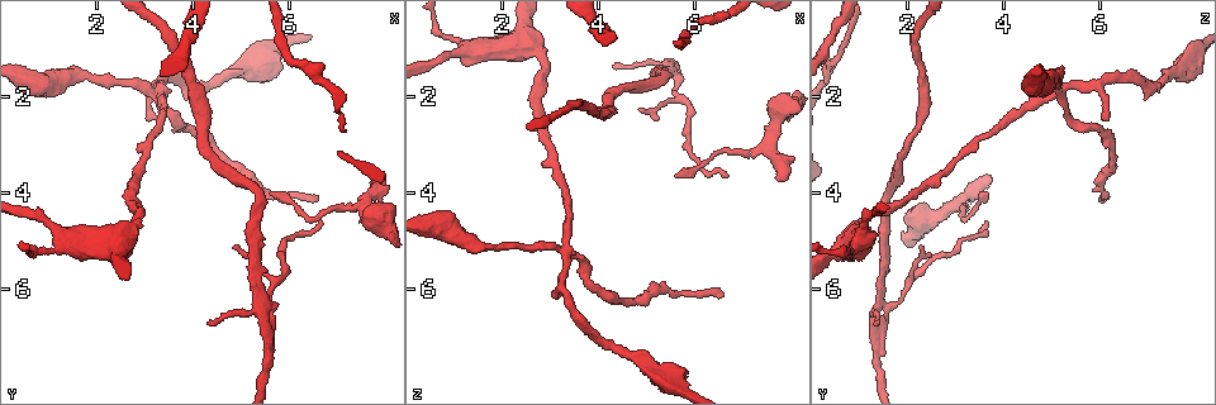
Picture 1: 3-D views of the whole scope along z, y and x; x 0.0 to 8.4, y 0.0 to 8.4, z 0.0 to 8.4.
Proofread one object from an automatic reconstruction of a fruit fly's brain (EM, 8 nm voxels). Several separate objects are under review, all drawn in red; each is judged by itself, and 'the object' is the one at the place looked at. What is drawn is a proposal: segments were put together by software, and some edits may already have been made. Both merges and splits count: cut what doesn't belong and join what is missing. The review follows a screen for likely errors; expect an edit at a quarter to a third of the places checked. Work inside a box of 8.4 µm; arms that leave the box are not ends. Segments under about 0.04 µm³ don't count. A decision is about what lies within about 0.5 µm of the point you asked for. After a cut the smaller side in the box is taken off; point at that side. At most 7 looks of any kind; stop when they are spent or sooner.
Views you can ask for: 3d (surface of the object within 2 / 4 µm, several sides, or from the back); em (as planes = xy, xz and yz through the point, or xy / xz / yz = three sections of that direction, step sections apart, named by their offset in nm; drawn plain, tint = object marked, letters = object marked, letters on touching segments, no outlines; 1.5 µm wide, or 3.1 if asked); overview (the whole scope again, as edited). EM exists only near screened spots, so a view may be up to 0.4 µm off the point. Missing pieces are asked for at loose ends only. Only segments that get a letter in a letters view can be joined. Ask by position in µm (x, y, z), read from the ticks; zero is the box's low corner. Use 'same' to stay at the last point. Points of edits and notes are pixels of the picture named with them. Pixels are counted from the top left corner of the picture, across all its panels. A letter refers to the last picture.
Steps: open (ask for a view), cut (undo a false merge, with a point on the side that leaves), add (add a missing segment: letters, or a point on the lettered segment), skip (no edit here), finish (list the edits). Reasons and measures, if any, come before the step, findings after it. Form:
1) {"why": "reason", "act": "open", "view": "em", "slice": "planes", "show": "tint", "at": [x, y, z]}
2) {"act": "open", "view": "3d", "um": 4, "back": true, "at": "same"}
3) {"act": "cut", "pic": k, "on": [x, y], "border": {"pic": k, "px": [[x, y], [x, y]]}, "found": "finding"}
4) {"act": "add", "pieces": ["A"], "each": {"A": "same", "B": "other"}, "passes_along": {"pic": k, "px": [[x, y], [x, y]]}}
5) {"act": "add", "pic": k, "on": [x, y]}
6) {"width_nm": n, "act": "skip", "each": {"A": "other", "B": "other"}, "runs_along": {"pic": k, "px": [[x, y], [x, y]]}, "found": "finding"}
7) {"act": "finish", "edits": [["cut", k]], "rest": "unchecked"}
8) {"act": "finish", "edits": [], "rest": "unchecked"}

{"why": "an open end", "act": "open", "view": "3d", "um": 2, "at": [6.60, 4.00, 6.15]}

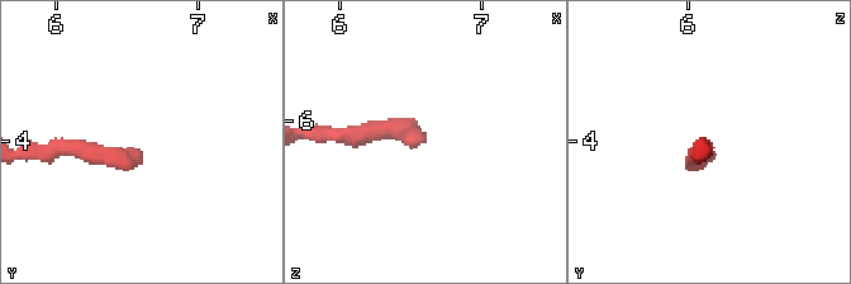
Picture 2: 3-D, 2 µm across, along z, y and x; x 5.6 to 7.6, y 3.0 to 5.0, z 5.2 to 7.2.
{"act": "open", "view": "em", "slice": "planes", "show": "letters", "at": [6.60, 4.04, 6.12]}

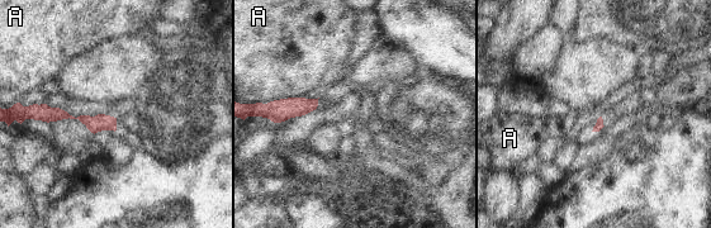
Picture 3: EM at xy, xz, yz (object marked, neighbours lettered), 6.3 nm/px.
{"longest_contact_nm": ["A", 190], "act": "skip", "each": {"A": "other"}, "found": "none of them fits"}

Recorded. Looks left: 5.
{"why": "sudden change in width", "act": "open", "view": "3d", "um": 4, "at": [7.60, 4.60, 2.60]}

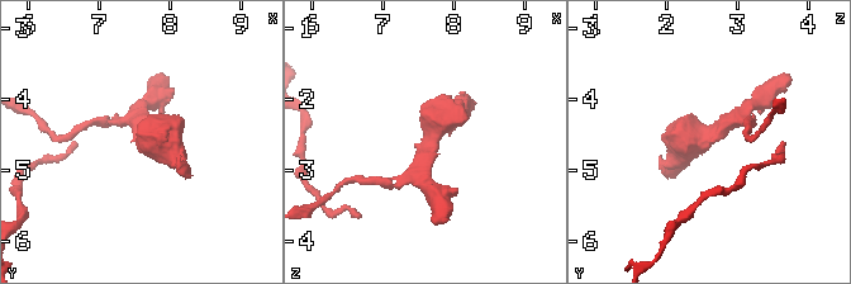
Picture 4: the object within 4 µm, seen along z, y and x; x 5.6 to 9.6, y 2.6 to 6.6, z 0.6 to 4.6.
{"act": "open", "view": "em", "slice": "planes", "show": "letters", "at": [7.65, 4.50, 2.55]}

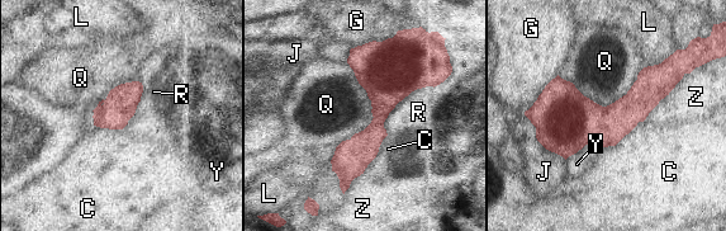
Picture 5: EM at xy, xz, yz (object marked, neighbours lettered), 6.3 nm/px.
{"act": "skip", "each": {"C": "other", "G": "other", "J": "other", "L": "other", "Q": "other", "R": "other", "Y": "other", "Z": "other"}, "border": {"pic": 5, "px": [[644, 67], [606, 105], [558, 75]]}, "found": "all the same neuron"}

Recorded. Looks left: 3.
{"act": "open", "view": "em", "slice": "planes", "show": "tint", "at": [3.30, 1.95, 5.20]}

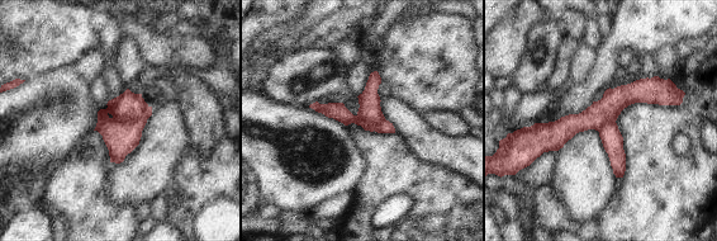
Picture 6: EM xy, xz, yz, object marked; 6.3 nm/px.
{"act": "open", "view": "em", "slice": "planes", "show": "letters", "at": "same"}

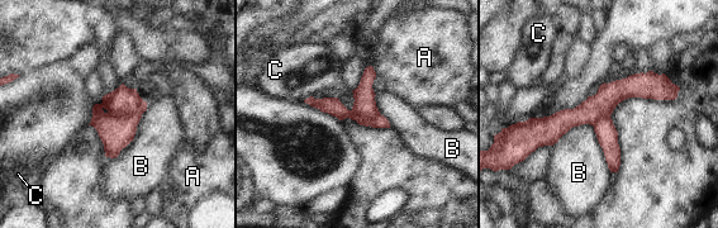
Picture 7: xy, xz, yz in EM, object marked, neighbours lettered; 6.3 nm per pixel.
{"width_nm": 160, "act": "cut", "pic": 7, "on": [115, 133], "each": {"A": "other", "B": "other", "C": "other"}, "found": "a second neuron is stuck on"}

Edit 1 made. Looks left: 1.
{"act": "finish", "edits": [["cut", 7]], "rest": "unchecked"}

